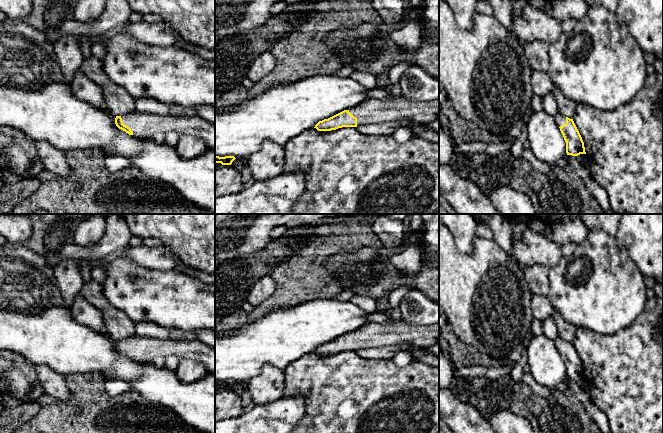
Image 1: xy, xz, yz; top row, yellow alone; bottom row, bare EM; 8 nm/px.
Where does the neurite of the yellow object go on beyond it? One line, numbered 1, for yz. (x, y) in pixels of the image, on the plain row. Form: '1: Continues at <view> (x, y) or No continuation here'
1: Continues at yz (560, 343)

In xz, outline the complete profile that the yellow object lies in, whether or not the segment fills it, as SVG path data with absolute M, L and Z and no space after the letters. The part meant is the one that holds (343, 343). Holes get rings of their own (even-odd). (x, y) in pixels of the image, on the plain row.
M387 313L387 322L366 323L361 328L344 334L328 343L319 345L314 352L318 355L331 355L342 351L357 351L361 348L395 345L412 342L426 348L439 342L439 323L431 326L411 325L403 318L395 320Z

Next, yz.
M557 337L555 339L555 346L560 352L566 366L567 379L578 380L580 378L586 378L584 366L573 343Z

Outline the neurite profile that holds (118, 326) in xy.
M93 279L84 282L80 293L102 313L106 330L115 340L123 340L137 335L134 323L126 317L125 313L112 306L103 296L100 283Z

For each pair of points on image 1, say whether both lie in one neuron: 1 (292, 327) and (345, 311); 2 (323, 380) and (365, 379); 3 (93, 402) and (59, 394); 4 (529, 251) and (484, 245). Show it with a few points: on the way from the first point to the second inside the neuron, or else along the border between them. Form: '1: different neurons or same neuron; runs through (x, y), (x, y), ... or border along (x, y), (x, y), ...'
1: same neuron; runs through (305, 326), (332, 318)
2: same neuron; runs through (333, 380), (355, 380)
3: different neurons; border along (65, 376), (69, 398), (57, 400), (46, 395)
4: different neurons; border along (513, 257), (520, 265)

